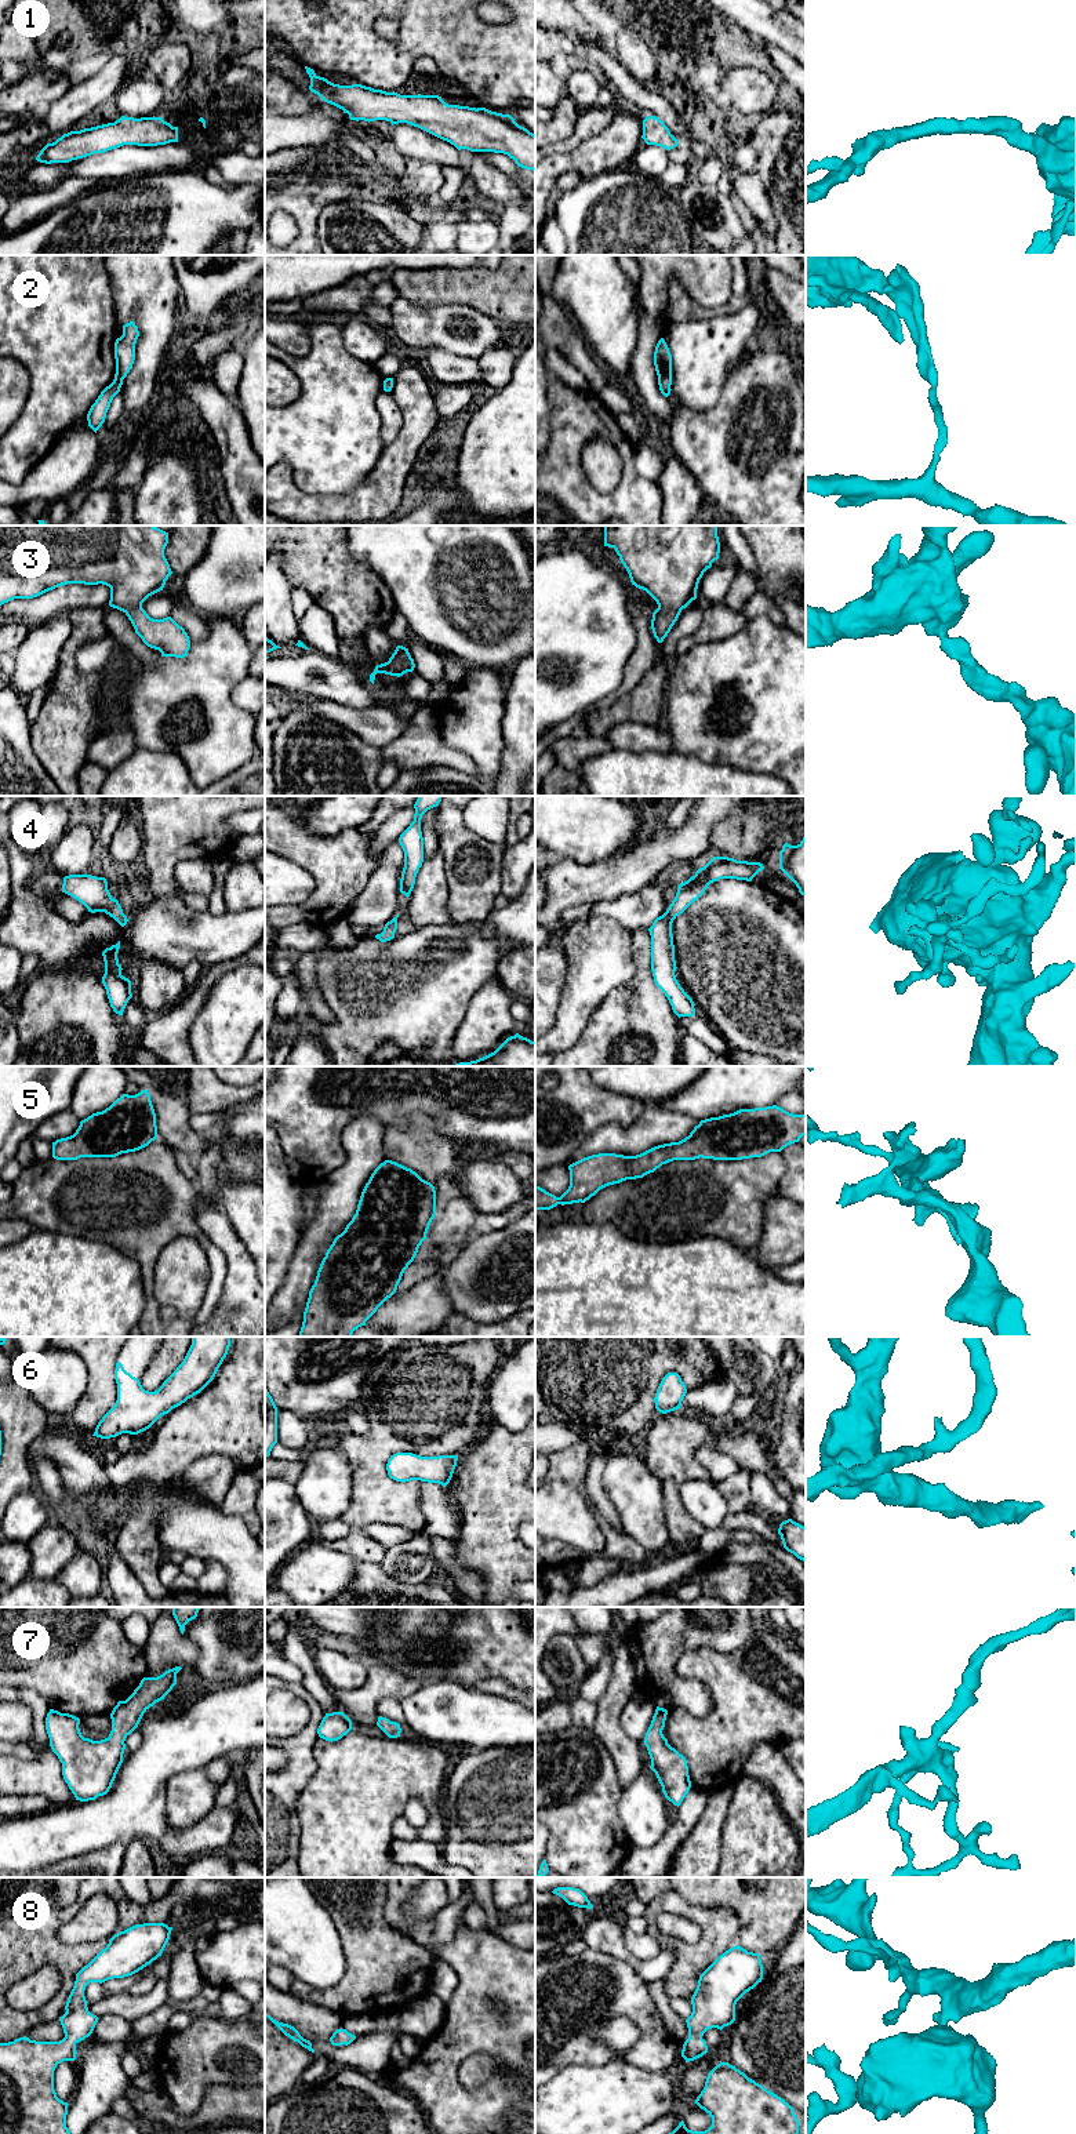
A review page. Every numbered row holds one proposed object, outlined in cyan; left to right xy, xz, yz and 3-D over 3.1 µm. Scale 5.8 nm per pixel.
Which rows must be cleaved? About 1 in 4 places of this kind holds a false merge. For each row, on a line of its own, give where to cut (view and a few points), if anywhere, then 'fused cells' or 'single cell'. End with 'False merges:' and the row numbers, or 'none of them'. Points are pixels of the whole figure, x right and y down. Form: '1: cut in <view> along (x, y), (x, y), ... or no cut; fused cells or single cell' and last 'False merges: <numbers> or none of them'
1: no cut; single cell
2: cut in yz along (671, 375), (658, 380); fused cells
3: no cut; single cell
4: no cut; single cell
5: no cut; single cell
6: no cut; single cell
7: no cut; single cell
8: no cut; single cell
False merges: 2

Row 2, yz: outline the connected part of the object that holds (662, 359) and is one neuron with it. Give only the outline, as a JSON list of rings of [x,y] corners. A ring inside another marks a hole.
[[[661,338],[655,346],[654,366],[658,379],[672,377],[672,355],[664,338]]]

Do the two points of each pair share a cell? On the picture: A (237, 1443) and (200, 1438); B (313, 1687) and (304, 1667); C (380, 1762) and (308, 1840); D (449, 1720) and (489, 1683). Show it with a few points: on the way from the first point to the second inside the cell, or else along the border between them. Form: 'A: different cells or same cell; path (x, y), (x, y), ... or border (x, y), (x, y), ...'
A: same cell; path (228, 1438), (210, 1438)
B: same cell; path (313, 1682), (309, 1672)
C: same cell; path (367, 1781), (327, 1821)
D: different cells; border (476, 1689), (512, 1700)

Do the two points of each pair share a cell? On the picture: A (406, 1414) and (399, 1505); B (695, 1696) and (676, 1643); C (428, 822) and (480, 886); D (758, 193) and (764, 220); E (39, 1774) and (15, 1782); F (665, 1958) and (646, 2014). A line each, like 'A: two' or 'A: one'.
A: one
B: one
C: two
D: one
E: one
F: two

